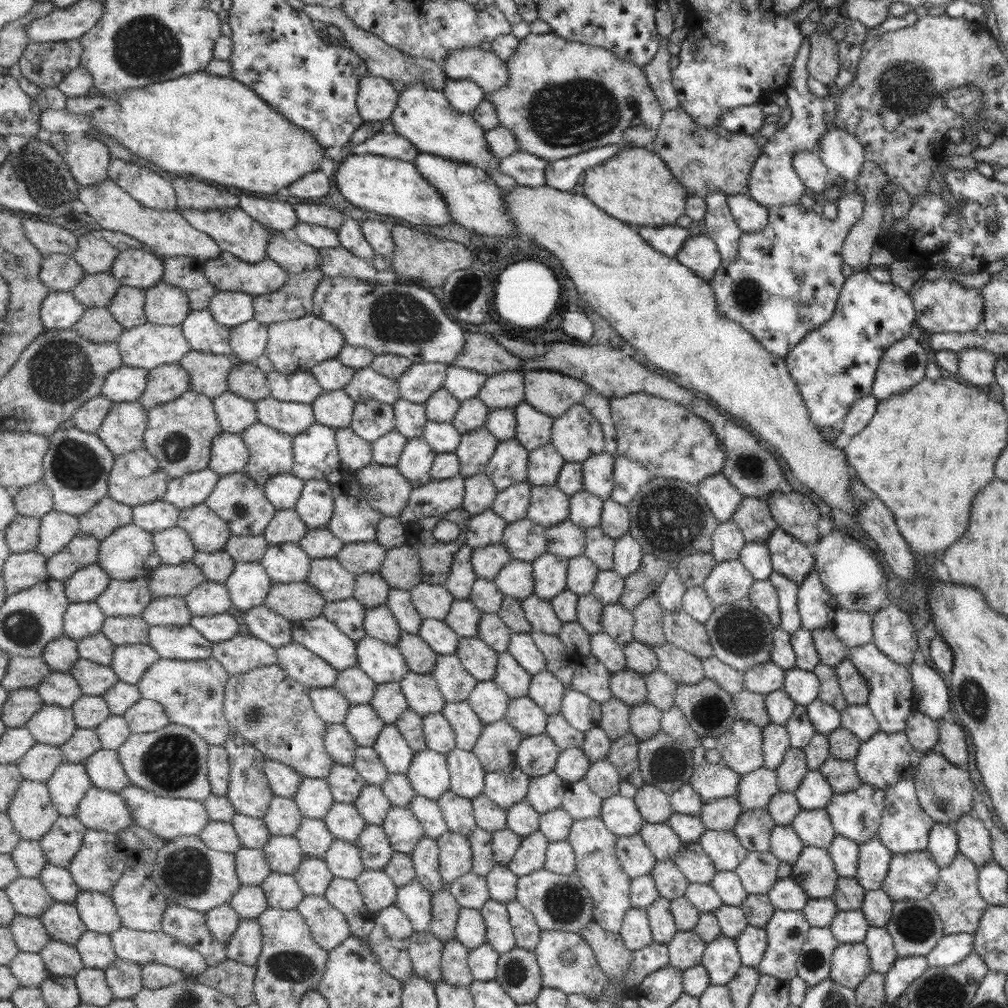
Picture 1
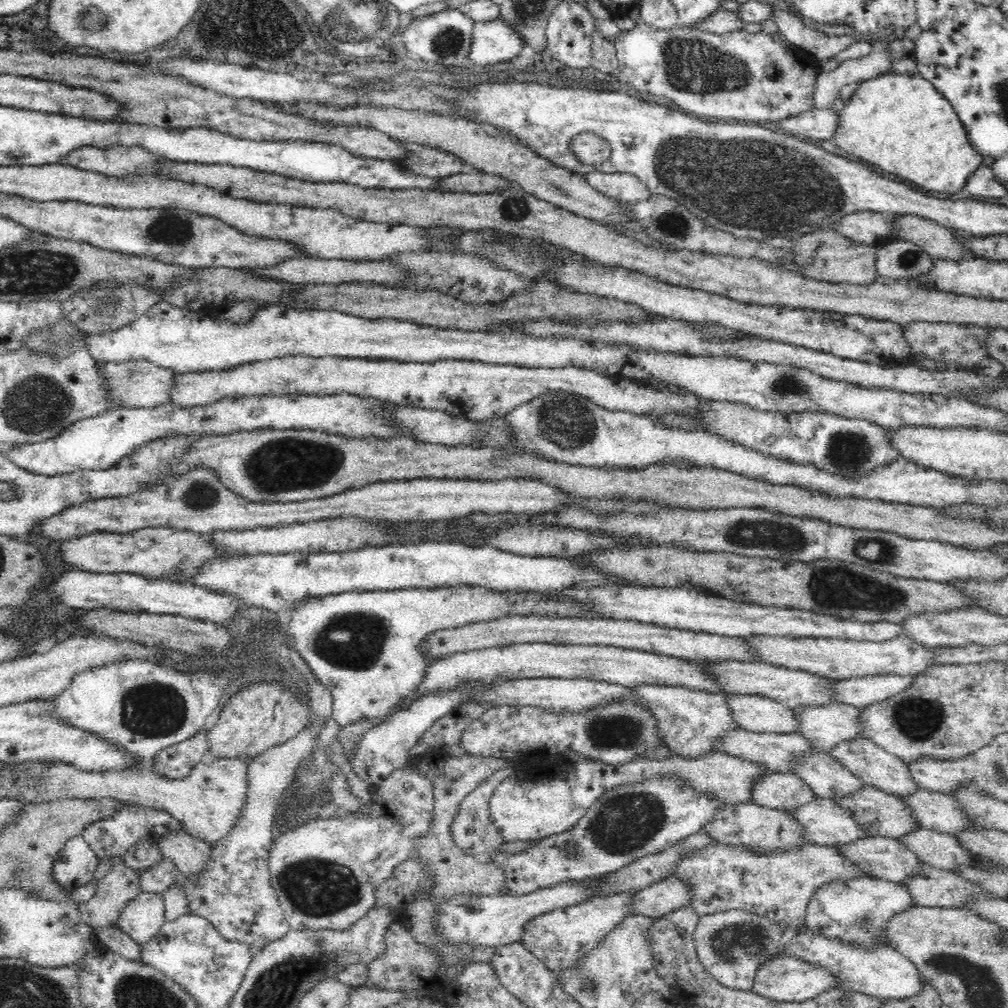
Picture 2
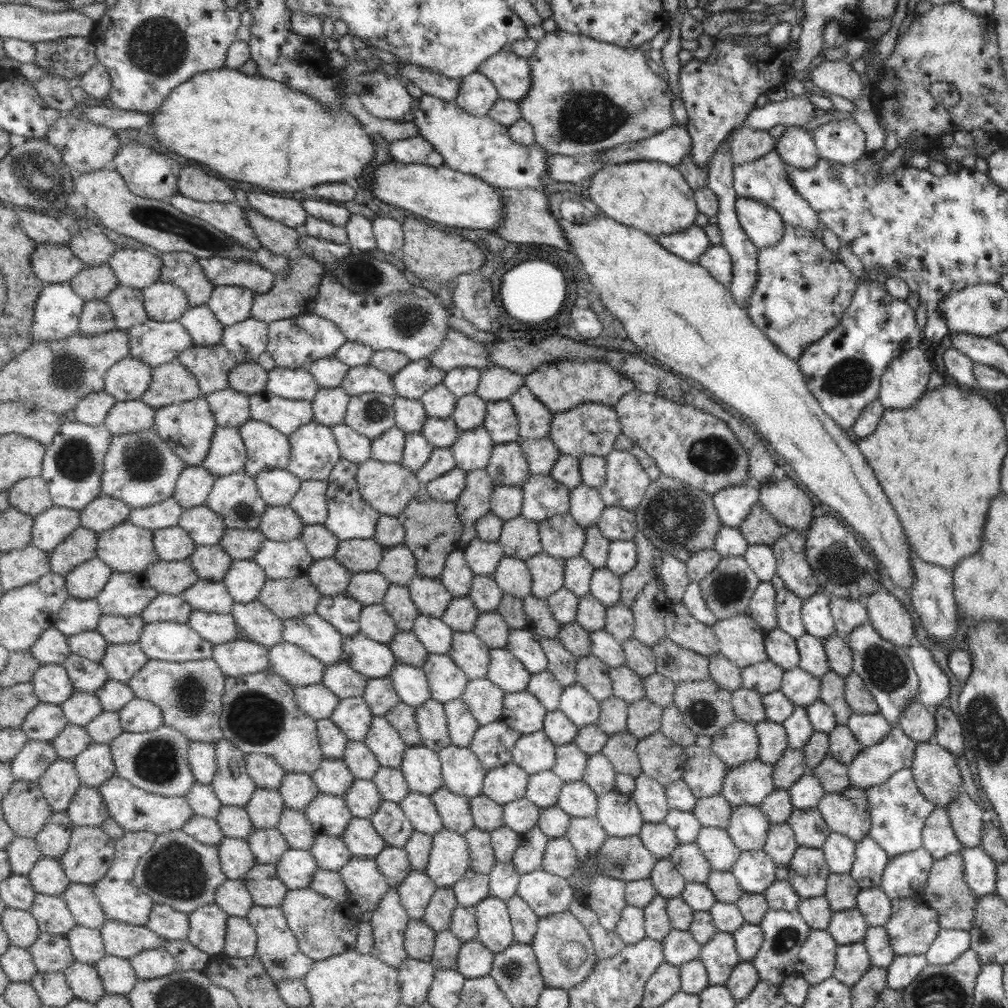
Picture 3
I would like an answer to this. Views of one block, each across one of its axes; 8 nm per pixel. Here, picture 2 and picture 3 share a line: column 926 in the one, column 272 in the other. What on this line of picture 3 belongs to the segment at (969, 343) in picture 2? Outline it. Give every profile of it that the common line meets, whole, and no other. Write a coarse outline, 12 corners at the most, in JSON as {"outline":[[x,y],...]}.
{"outline":[[314,312],[269,323],[276,366],[309,368],[349,341]]}

